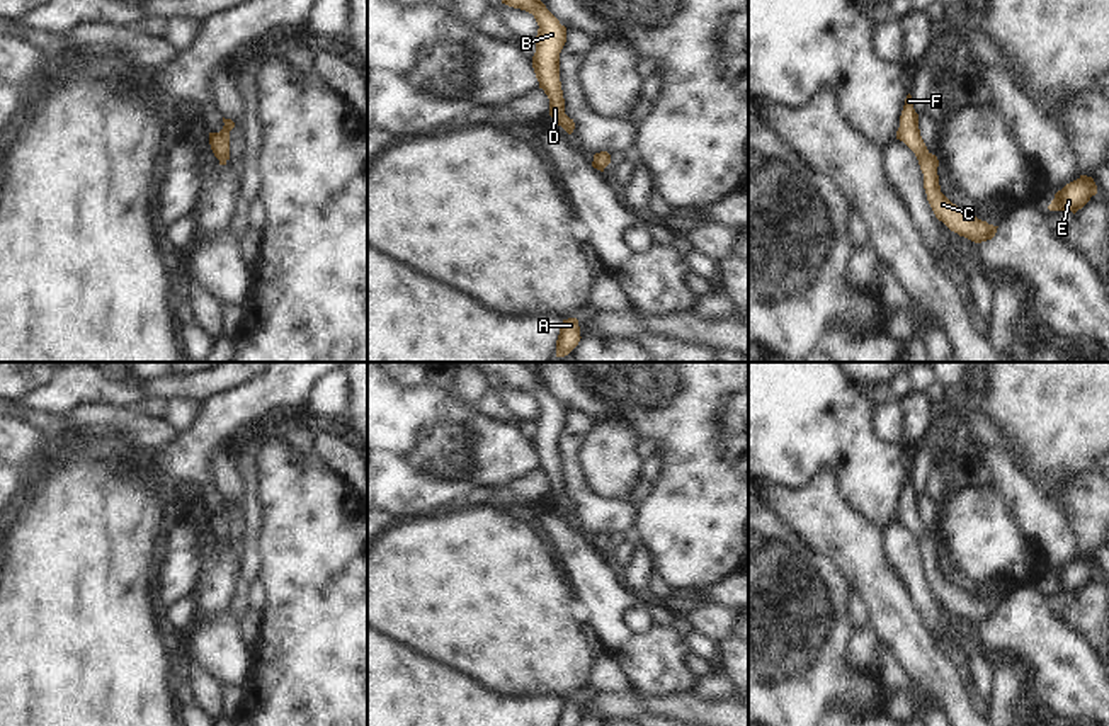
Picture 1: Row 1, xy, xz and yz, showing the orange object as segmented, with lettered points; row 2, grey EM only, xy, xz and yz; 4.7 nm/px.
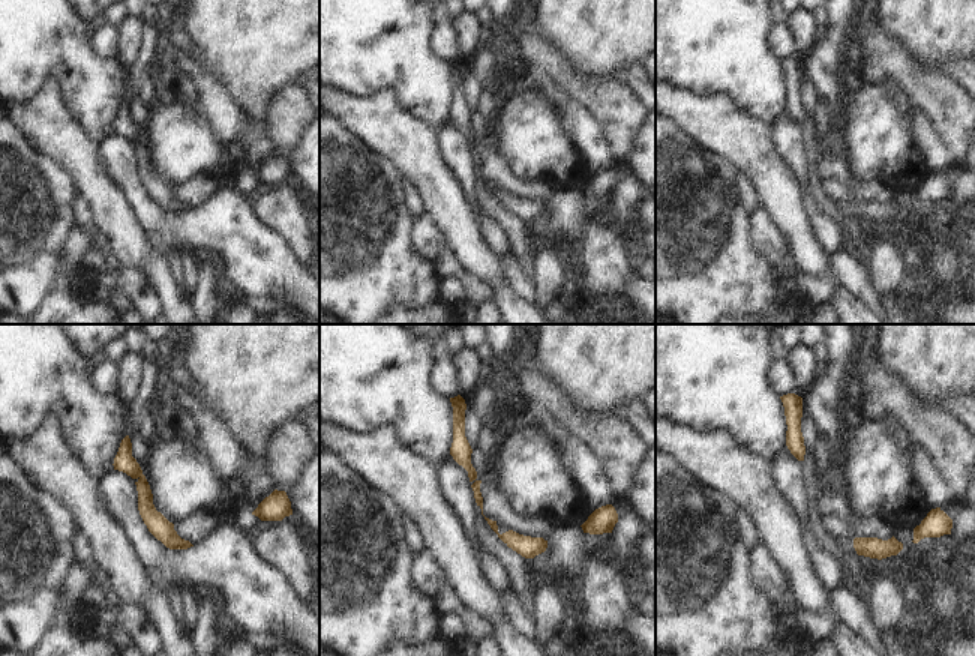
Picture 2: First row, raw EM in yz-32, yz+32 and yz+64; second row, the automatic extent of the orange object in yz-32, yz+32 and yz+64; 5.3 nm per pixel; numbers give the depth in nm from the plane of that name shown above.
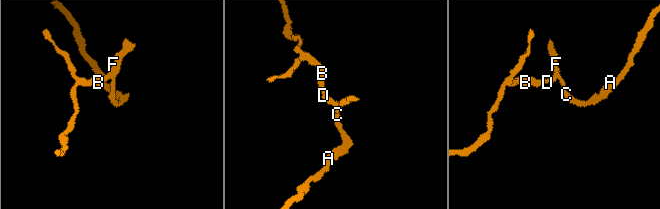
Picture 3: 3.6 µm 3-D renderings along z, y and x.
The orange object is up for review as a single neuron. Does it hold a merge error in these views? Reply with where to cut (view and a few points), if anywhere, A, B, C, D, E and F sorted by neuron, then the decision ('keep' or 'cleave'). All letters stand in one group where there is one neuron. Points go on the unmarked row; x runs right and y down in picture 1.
cut none; groups A B C D E F; keep

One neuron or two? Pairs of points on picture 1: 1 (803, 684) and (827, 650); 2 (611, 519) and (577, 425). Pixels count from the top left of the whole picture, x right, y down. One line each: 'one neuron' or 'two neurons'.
1: one neuron
2: one neuron

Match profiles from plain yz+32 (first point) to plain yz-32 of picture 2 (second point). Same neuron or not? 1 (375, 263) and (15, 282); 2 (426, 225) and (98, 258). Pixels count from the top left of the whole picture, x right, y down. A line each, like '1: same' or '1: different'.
1: same
2: different

